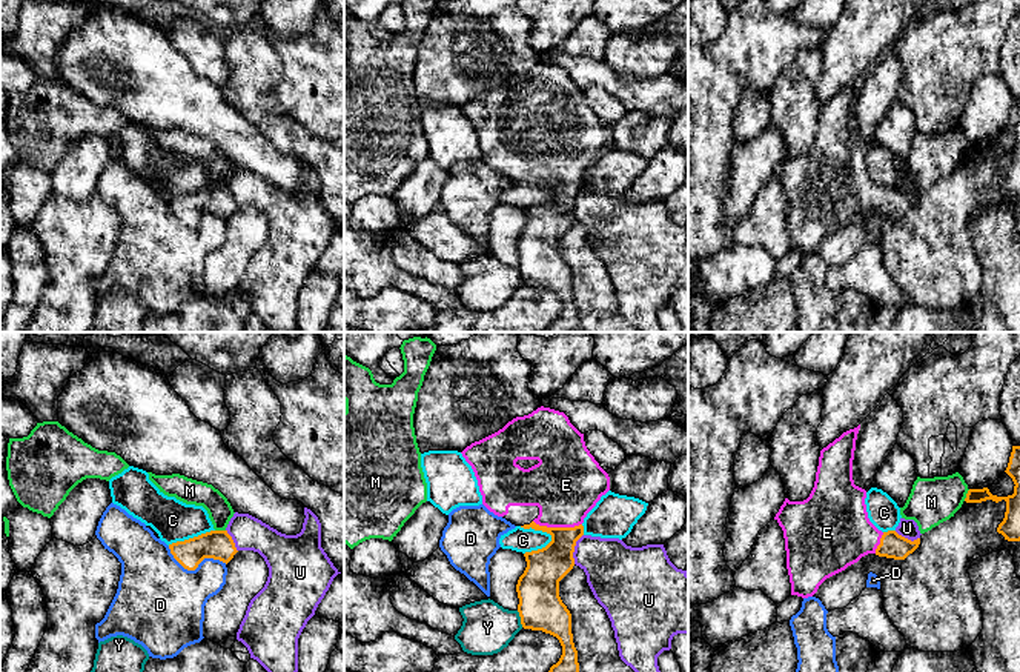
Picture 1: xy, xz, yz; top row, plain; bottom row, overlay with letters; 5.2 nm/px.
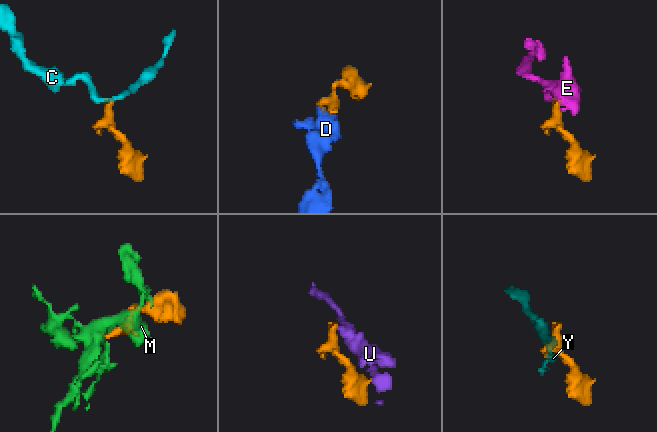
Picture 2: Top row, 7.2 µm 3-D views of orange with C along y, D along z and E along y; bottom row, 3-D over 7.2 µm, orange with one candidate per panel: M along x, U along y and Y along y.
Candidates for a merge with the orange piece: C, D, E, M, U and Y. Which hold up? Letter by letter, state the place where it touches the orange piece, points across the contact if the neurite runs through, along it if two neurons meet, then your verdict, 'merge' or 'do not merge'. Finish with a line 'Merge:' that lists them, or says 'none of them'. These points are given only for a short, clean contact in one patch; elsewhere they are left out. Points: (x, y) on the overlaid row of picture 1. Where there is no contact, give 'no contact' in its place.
C: xz (538, 529) | along xz (519, 526), (546, 531), (552, 540) | do not merge
D: xy (195, 568) | along xy (168, 546), (188, 569), (194, 569), (205, 558), (226, 563) | do not merge
E: xz (558, 528) | across xz (546, 568), (558, 555), (558, 528), (566, 485) | merge
M: yz (967, 495) | do not merge
U: xz (573, 549) | along xz (582, 534), (575, 546), (573, 563) | do not merge
Y: xz (521, 618) | do not merge
Merge: E

